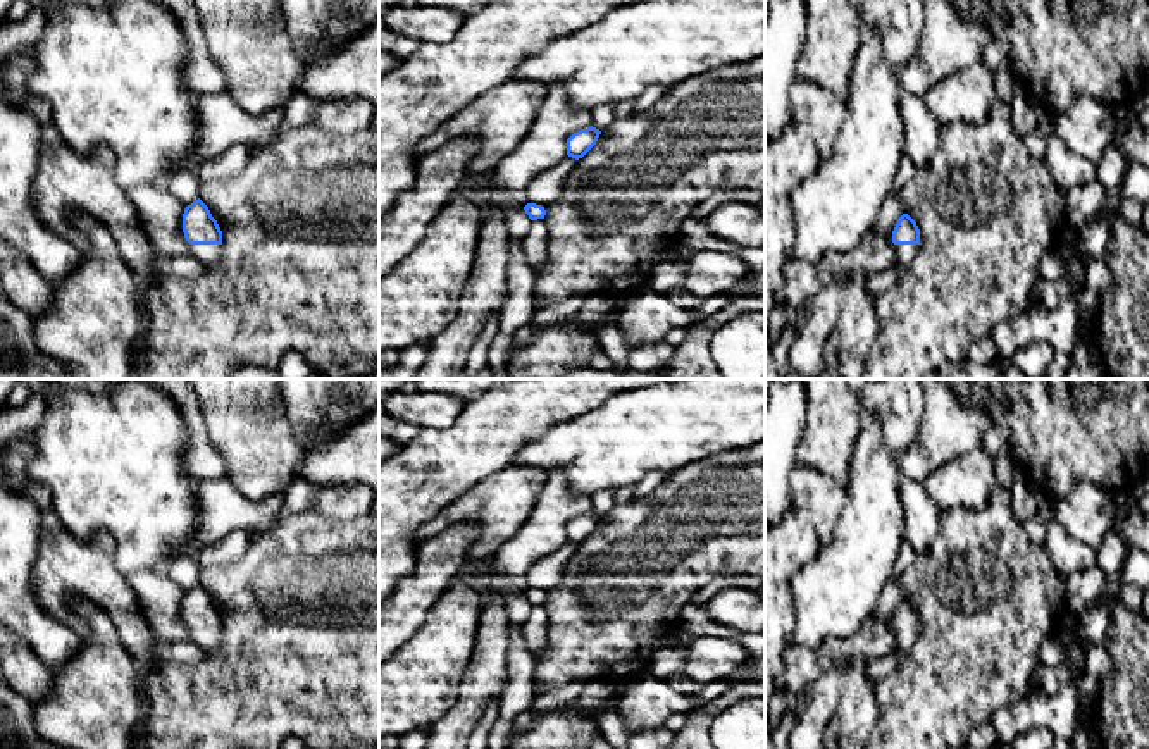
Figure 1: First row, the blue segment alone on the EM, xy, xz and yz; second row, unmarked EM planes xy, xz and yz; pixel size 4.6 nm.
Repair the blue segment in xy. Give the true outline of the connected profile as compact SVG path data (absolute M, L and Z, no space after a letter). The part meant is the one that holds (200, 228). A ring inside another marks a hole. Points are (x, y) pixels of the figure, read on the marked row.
M200 198L184 208L183 232L193 258L205 265L220 258L222 231Z

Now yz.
M903 214L892 231L892 243L896 250L896 267L906 269L916 255L920 245L920 229L916 222Z

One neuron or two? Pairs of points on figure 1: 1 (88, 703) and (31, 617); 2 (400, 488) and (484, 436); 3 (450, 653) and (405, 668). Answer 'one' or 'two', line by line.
1: two
2: one
3: one

